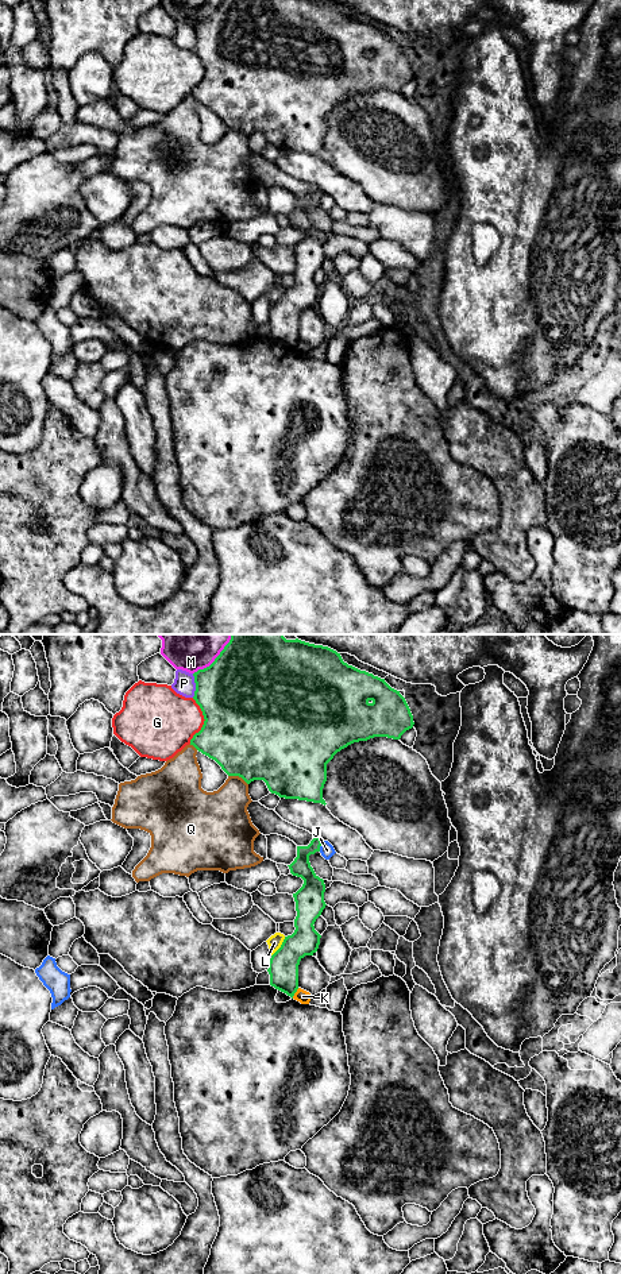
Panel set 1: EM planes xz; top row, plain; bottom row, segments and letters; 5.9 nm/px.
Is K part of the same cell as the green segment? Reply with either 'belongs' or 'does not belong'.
does not belong

